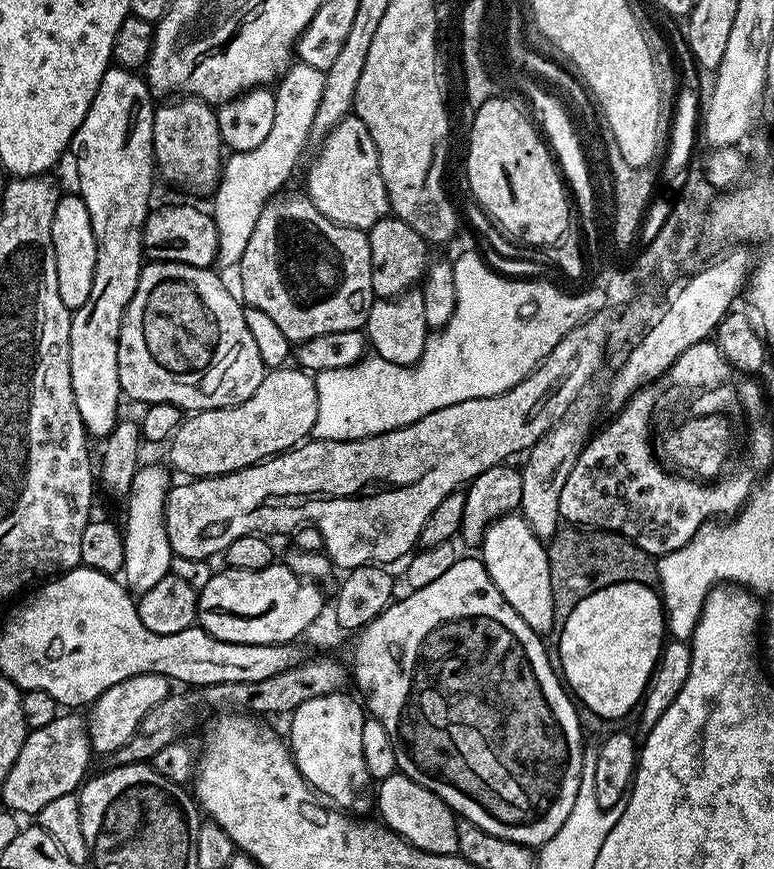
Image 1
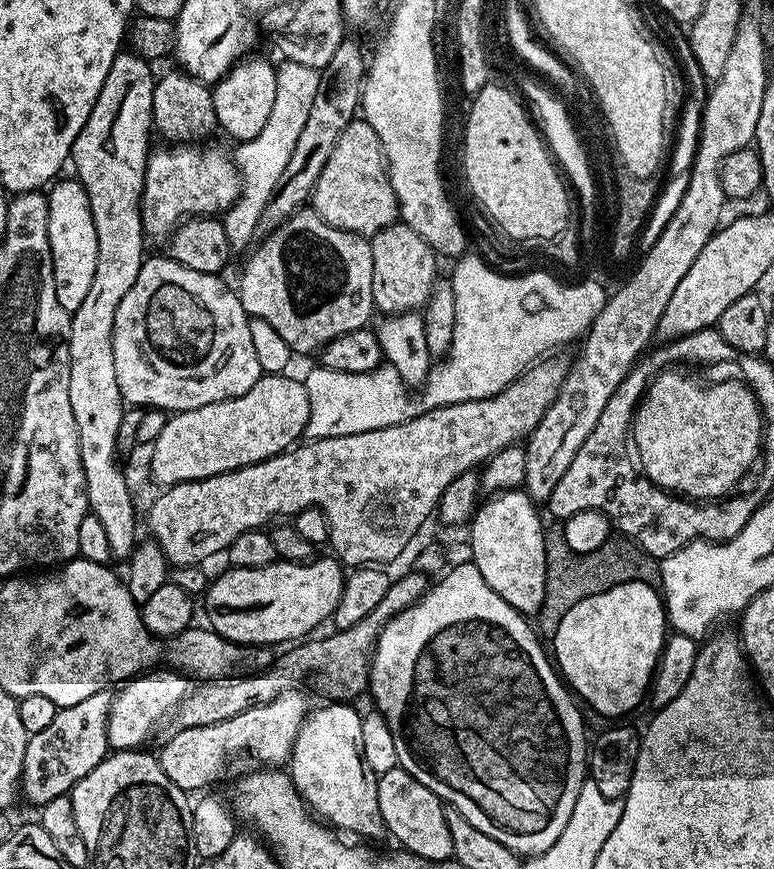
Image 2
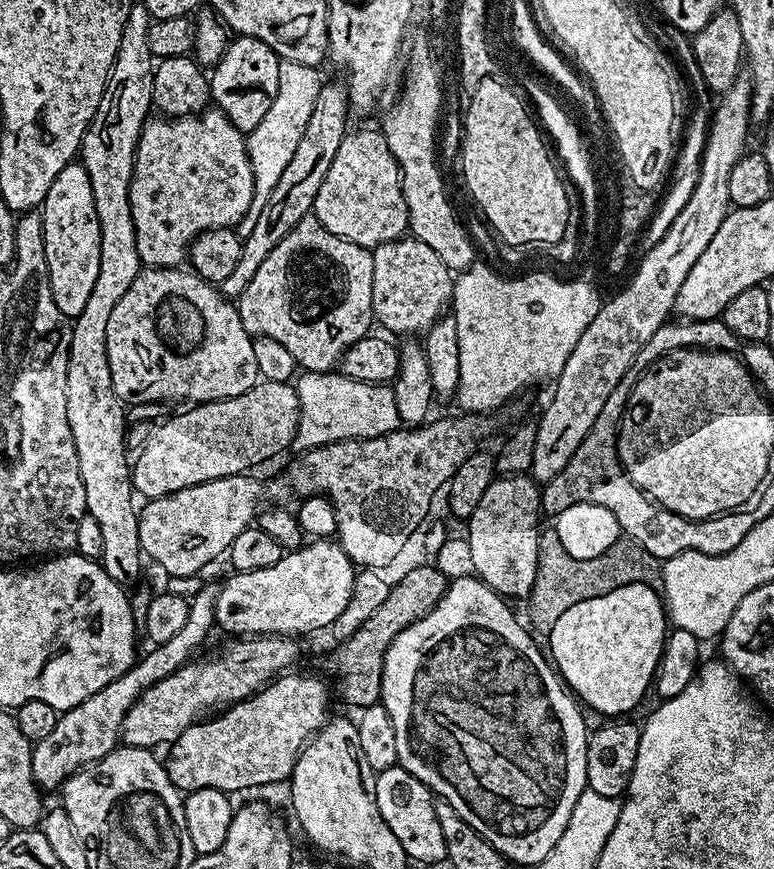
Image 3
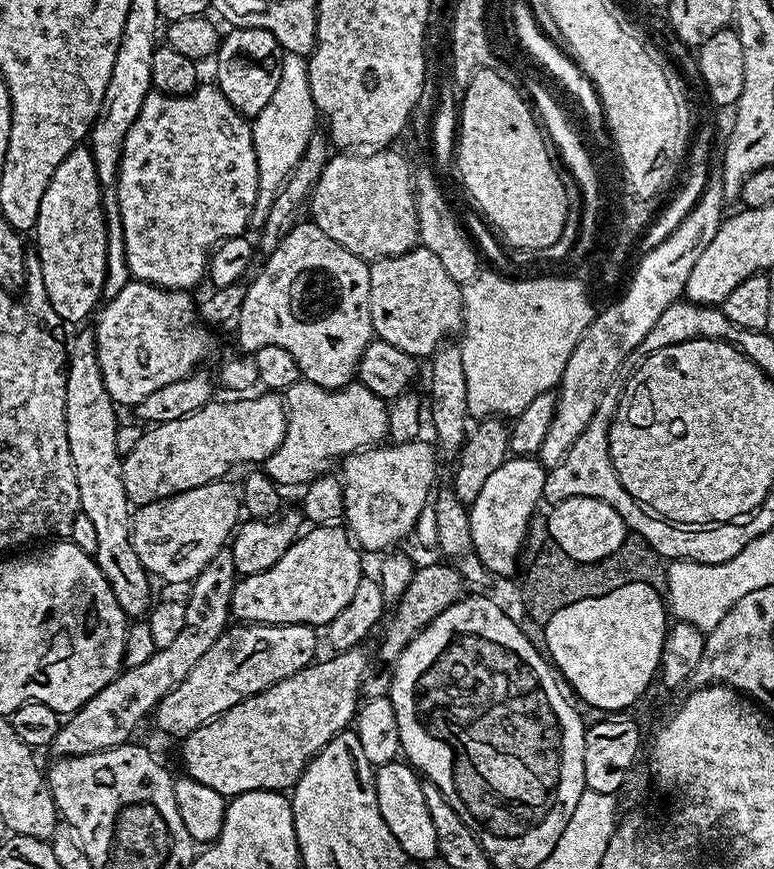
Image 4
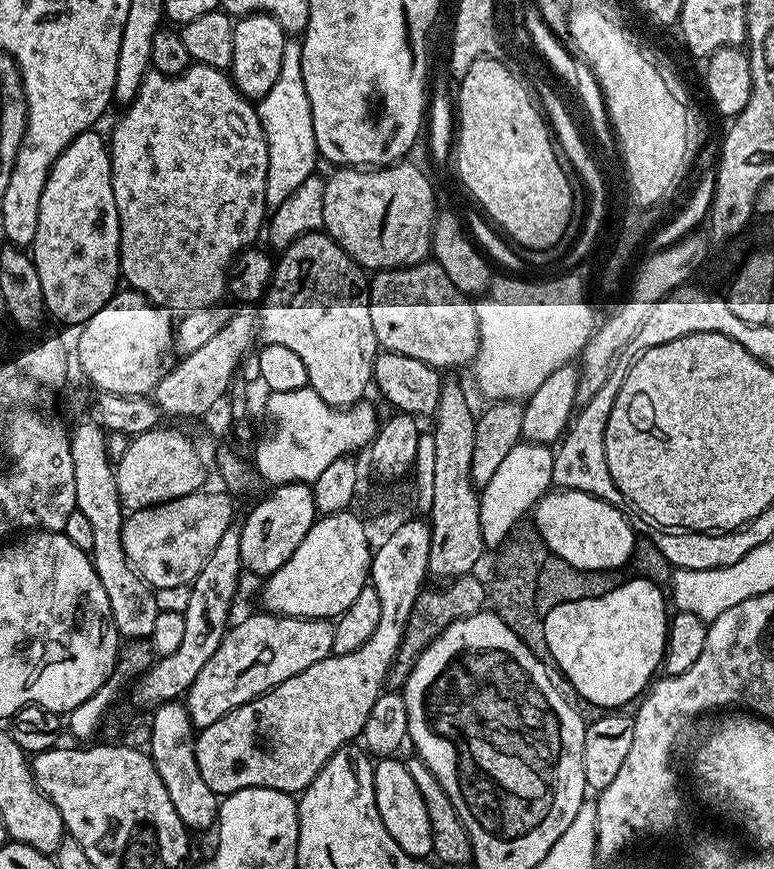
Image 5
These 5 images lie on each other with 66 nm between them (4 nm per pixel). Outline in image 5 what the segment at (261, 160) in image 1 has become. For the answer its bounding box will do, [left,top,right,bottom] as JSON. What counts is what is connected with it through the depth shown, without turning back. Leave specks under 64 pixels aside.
[258,39,318,210]

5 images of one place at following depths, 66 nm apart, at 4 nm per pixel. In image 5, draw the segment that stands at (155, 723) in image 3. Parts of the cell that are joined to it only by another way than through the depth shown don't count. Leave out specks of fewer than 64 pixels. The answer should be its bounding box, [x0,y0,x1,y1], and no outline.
[186,610,334,730]

